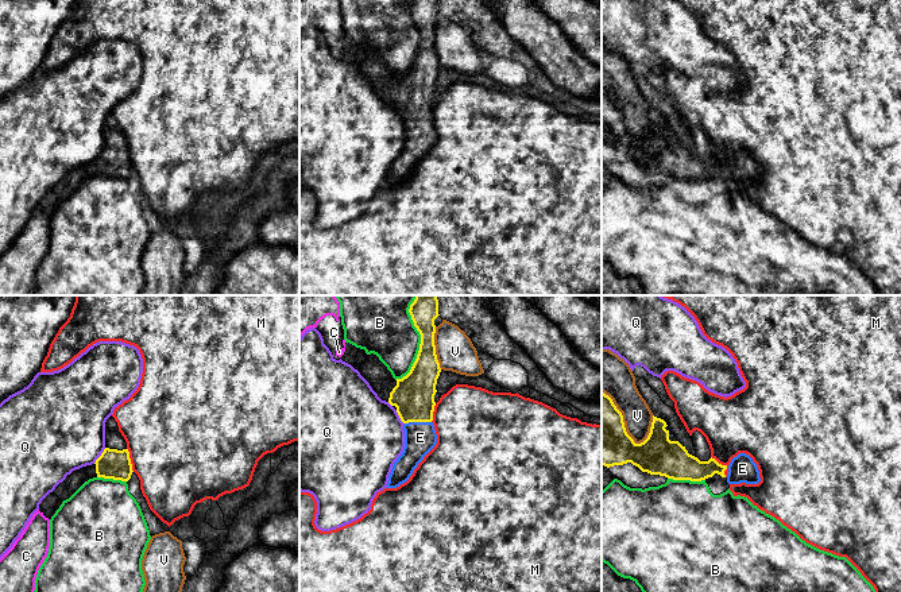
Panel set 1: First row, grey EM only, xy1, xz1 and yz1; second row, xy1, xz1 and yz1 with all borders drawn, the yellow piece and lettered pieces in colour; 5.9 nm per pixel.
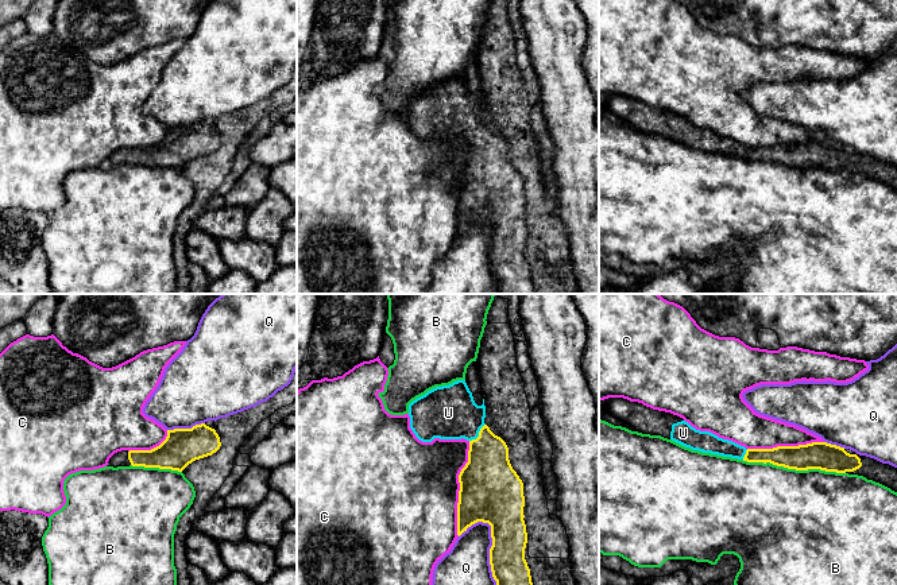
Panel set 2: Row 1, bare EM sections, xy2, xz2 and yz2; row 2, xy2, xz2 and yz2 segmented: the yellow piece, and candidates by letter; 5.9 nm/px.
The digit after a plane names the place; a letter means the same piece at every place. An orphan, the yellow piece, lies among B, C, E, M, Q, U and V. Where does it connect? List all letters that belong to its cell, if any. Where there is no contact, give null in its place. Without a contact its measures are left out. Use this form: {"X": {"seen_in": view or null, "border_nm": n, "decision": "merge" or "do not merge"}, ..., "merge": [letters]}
{"B": {"seen_in": "yz2", "border_nm": 600, "decision": "do not merge"}, "C": {"seen_in": "xz2", "border_nm": 550, "decision": "do not merge"}, "E": {"seen_in": "xz1", "border_nm": 160, "decision": "merge"}, "M": {"seen_in": "yz1", "border_nm": 160, "decision": "do not merge"}, "Q": {"seen_in": "xz2", "border_nm": 460, "decision": "do not merge"}, "U": {"seen_in": "xz2", "border_nm": 140, "decision": "merge"}, "V": {"seen_in": "yz1", "border_nm": 400, "decision": "do not merge"}, "merge": ["E", "U"]}

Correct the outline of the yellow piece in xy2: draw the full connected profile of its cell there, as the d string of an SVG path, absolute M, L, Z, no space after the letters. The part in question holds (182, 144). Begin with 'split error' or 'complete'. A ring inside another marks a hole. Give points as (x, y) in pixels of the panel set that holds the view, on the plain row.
complete; M205 121L192 127L167 128L166 137L151 148L129 148L132 164L159 166L182 170L196 158L212 154L221 144L214 127Z

